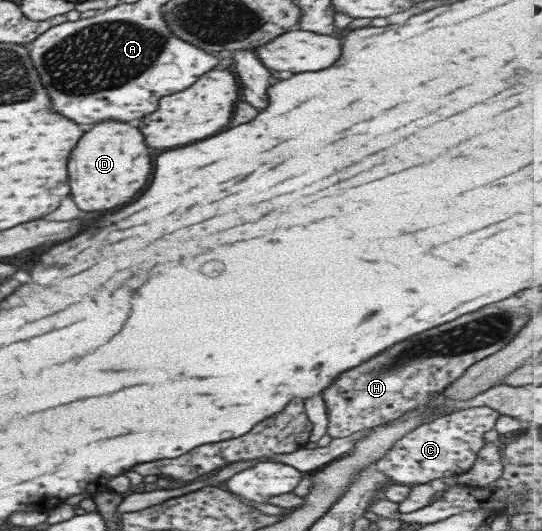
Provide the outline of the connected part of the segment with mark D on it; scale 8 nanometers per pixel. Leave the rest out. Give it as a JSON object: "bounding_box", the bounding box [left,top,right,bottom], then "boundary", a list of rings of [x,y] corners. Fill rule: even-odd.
{"bounding_box":[67,121,151,211],"boundary":[[[105,121],[89,127],[77,141],[75,149],[69,153],[67,183],[77,209],[105,211],[121,203],[127,203],[129,197],[137,195],[139,189],[143,189],[149,171],[151,163],[143,145],[143,135],[127,123]]]}

